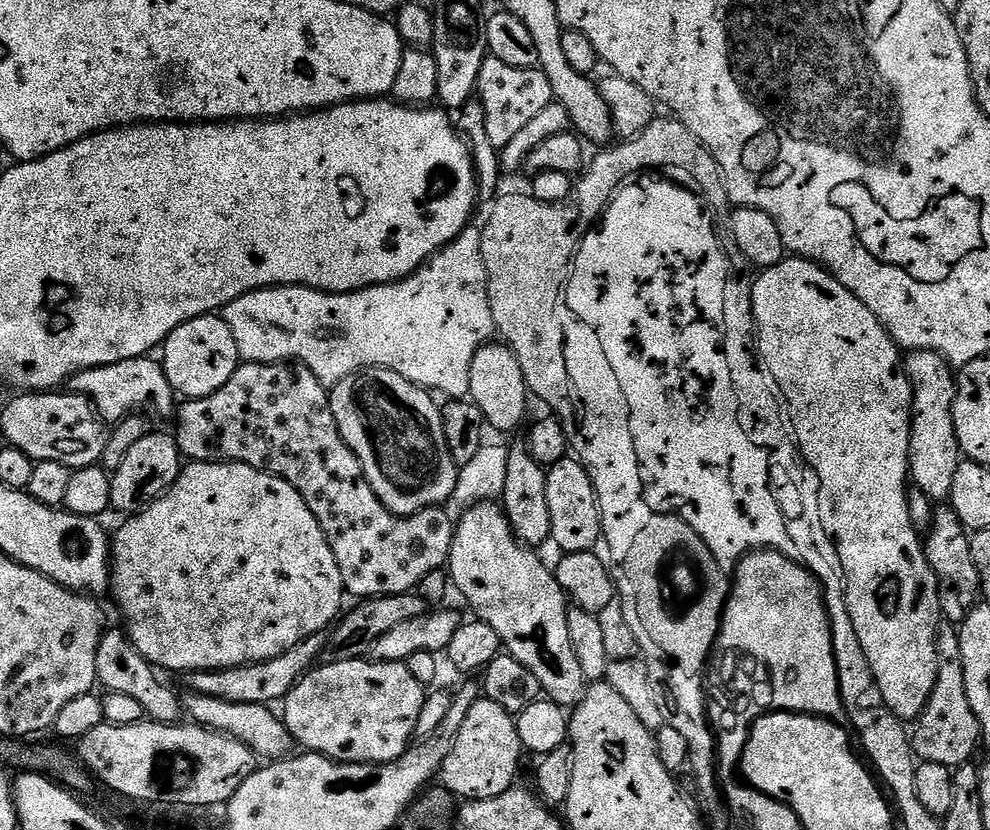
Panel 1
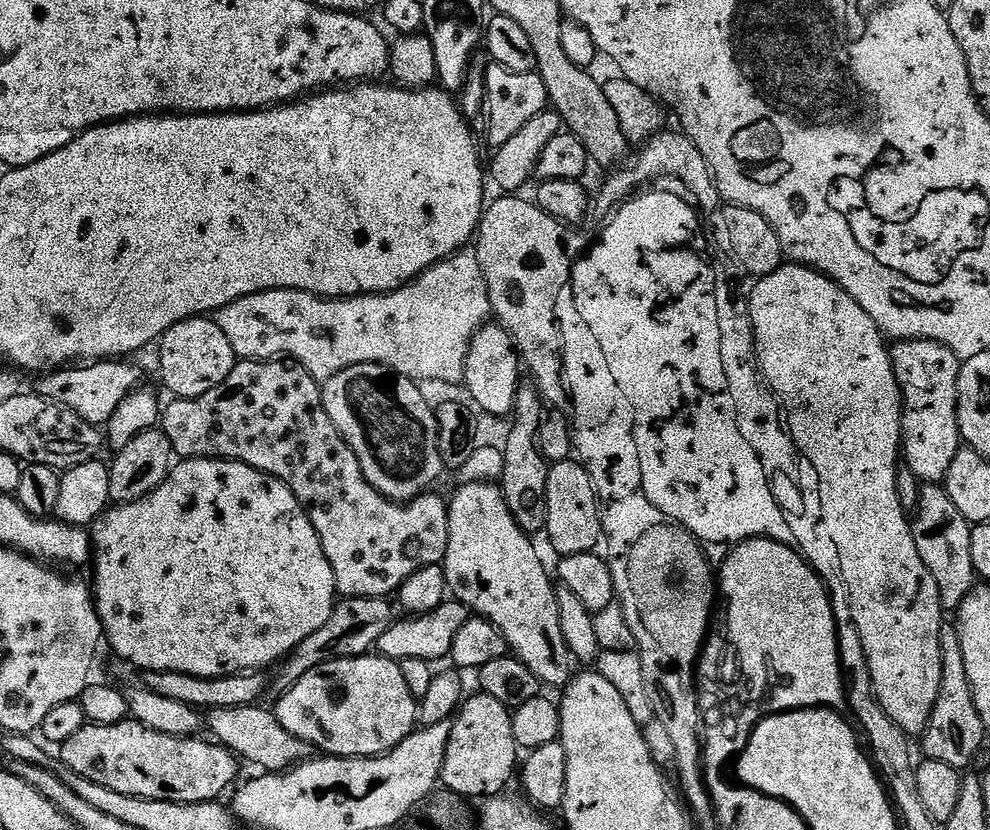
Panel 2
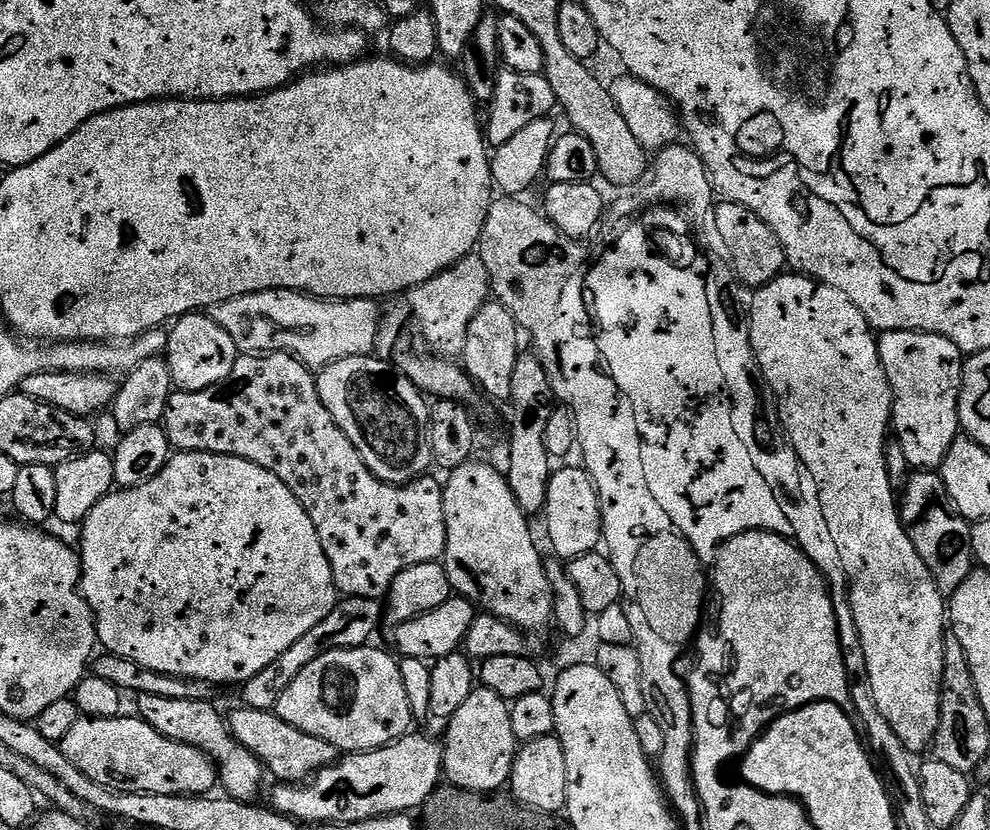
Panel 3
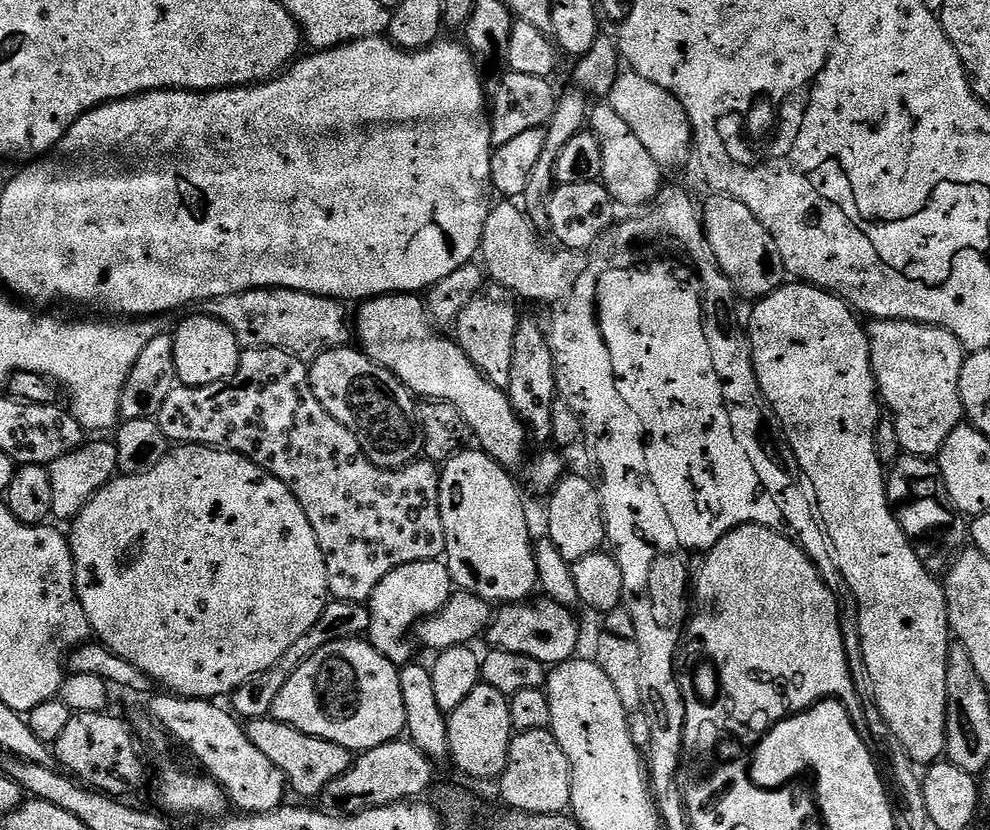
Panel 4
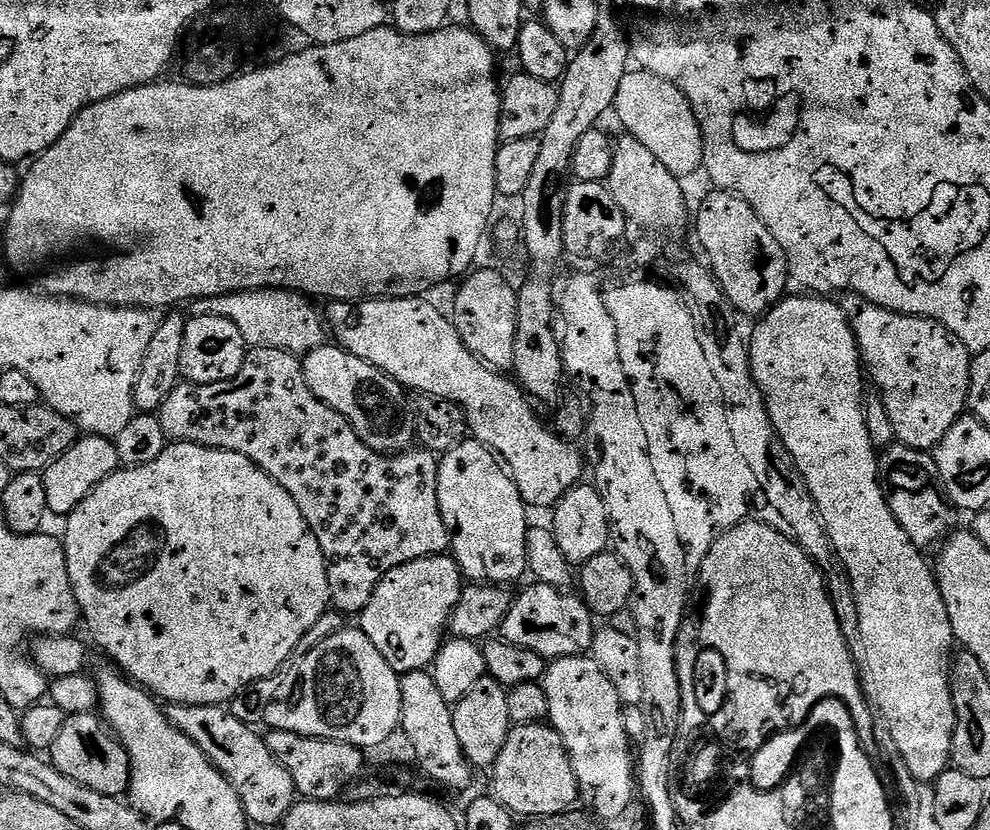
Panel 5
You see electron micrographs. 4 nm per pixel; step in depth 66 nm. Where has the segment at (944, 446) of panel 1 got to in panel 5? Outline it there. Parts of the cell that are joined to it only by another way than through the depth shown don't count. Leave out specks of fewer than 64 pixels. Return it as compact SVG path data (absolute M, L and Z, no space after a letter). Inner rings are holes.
M869 300L856 302L850 308L850 319L863 371L867 379L869 376L876 383L875 391L884 401L886 414L890 414L890 426L894 426L896 440L920 452L934 450L938 442L946 438L946 430L950 430L968 408L968 379L972 373L973 353L957 336L950 334L946 326L925 316L891 312Z

